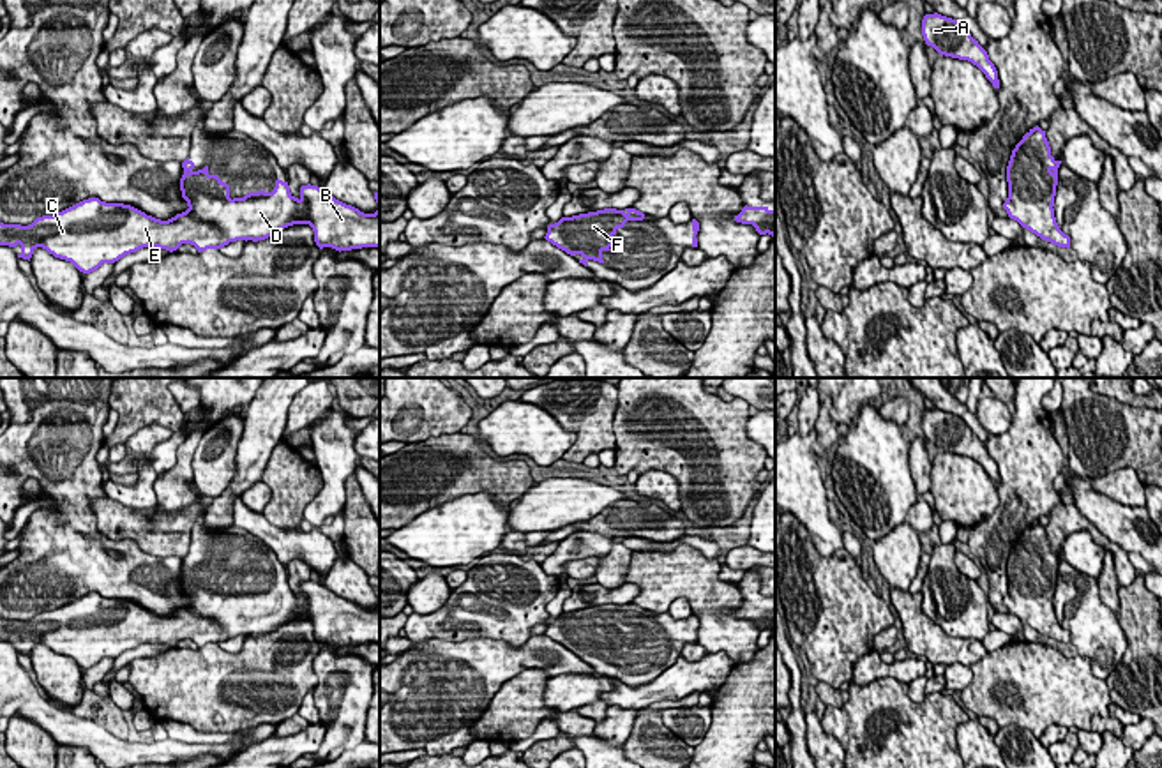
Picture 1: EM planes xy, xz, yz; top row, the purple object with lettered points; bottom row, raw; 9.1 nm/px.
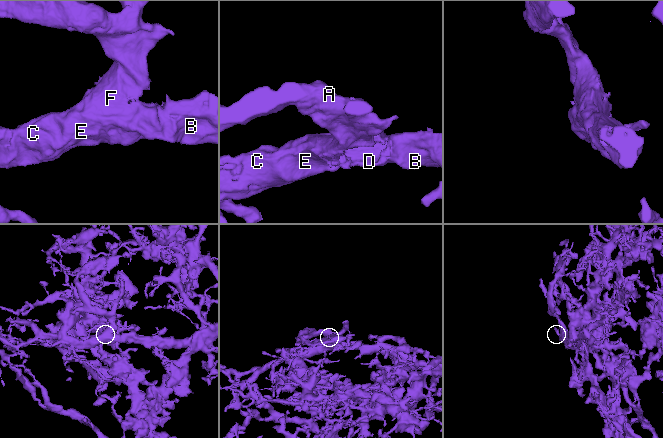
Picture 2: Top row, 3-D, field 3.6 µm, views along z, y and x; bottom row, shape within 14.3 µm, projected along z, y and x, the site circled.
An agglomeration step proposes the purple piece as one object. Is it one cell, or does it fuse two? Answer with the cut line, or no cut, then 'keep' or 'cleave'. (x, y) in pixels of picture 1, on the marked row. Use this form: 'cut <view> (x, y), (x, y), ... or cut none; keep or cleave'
cut none; keep

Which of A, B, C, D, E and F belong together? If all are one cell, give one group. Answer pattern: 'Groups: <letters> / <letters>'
Groups: A B C D E F

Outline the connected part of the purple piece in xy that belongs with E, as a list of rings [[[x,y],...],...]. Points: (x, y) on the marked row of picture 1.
[[[187,157],[182,168],[180,191],[189,208],[168,221],[131,205],[88,198],[28,226],[0,222],[0,245],[19,244],[18,258],[28,261],[42,247],[83,274],[143,247],[173,252],[191,244],[201,252],[237,240],[265,240],[293,224],[309,224],[320,249],[380,247],[380,192],[374,192],[374,214],[364,214],[311,184],[302,185],[295,198],[288,182],[279,178],[272,192],[263,189],[231,200],[230,185],[210,175],[208,166],[194,171]]]

